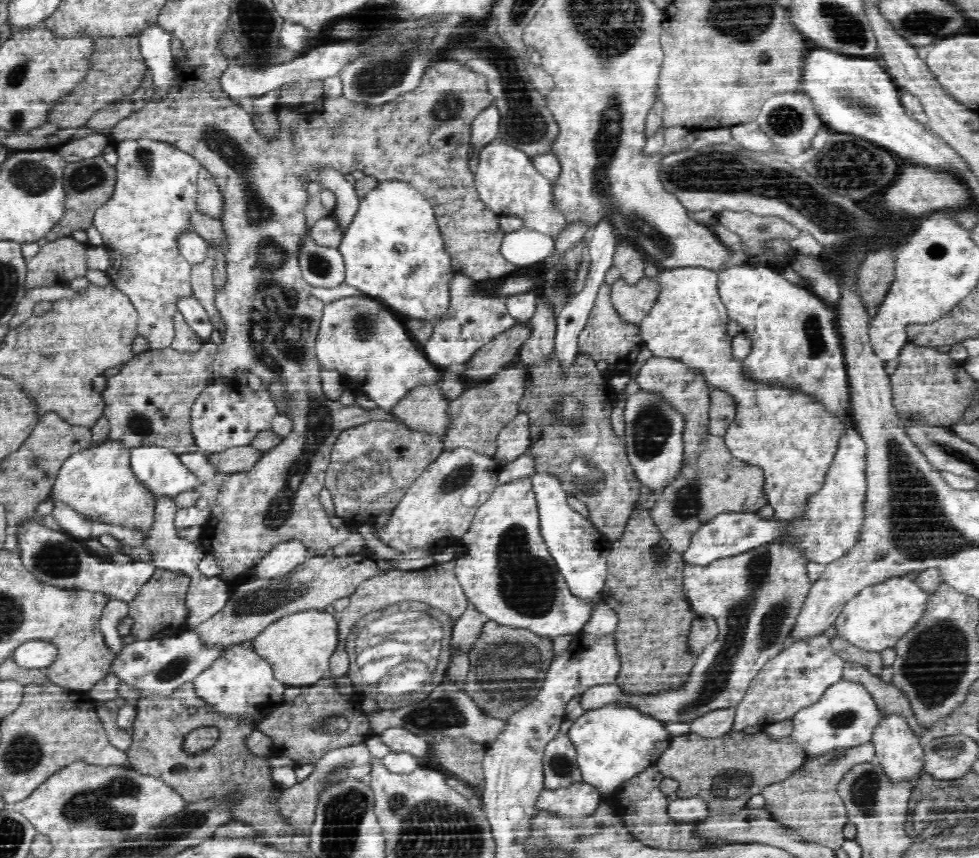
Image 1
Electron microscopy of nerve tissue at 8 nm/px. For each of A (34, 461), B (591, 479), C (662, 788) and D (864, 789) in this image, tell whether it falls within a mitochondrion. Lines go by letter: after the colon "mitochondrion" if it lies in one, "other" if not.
A: mitochondrion
B: mitochondrion
C: other
D: mitochondrion

